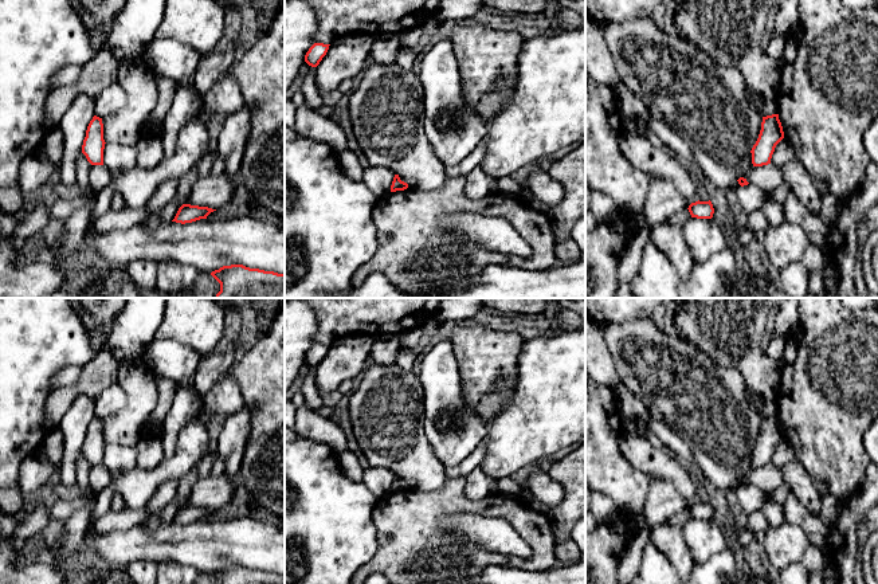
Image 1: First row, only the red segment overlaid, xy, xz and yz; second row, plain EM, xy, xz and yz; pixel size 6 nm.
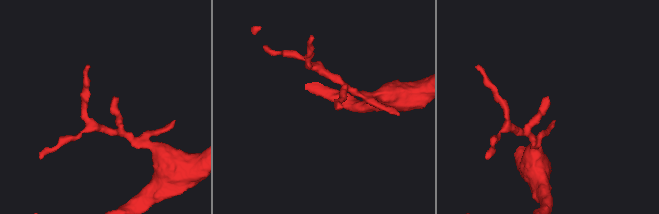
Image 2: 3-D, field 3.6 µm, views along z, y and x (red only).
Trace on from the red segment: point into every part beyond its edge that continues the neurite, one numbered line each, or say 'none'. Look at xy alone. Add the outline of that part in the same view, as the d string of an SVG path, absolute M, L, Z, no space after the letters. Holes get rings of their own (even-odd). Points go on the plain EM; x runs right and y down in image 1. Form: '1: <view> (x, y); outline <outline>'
none

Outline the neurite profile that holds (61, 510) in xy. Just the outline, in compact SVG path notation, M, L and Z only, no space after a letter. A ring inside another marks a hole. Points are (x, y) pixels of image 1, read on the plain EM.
M81 452L75 463L75 477L79 486L83 490L83 495L71 501L58 501L50 507L50 518L58 521L66 521L78 509L86 509L91 512L97 503L98 493L94 494L90 486L90 470L91 465L86 456Z

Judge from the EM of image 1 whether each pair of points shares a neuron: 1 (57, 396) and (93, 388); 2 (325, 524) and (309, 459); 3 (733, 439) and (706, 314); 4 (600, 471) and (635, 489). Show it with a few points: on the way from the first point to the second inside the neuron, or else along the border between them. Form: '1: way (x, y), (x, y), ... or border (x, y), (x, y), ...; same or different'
1: way (66, 395), (83, 388); same
2: way (309, 508), (309, 475); same
3: border (692, 344), (717, 363), (733, 367), (744, 380); different
4: way (608, 471), (627, 486); same

